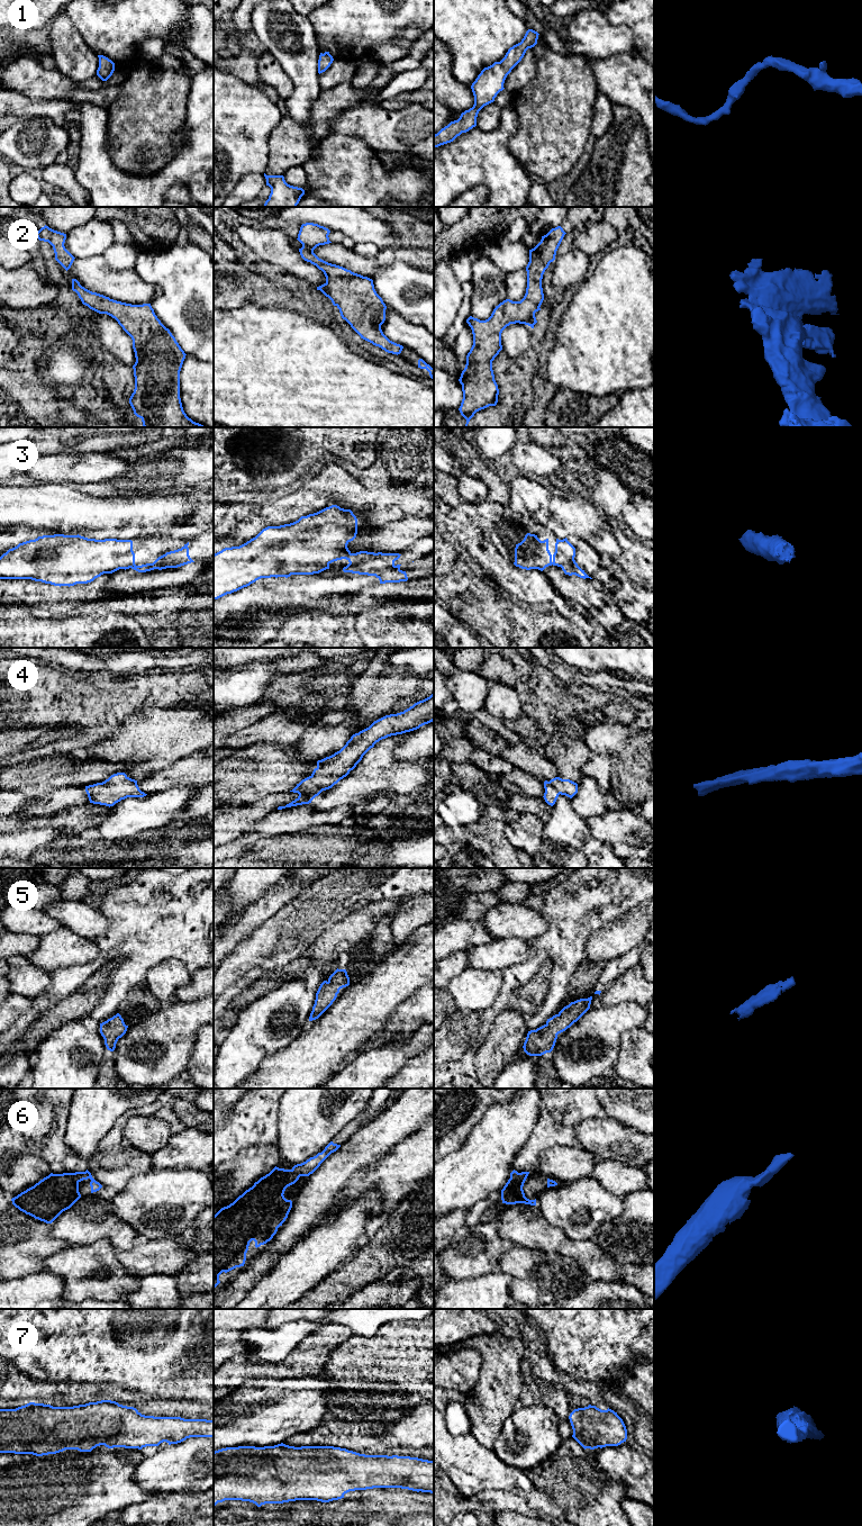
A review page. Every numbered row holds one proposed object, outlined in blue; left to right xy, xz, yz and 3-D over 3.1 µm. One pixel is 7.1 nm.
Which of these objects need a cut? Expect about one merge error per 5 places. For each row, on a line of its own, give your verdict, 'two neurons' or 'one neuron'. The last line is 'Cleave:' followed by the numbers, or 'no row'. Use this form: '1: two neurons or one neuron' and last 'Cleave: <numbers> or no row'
1: one neuron
2: one neuron
3: two neurons
4: one neuron
5: one neuron
6: one neuron
7: one neuron
Cleave: 3

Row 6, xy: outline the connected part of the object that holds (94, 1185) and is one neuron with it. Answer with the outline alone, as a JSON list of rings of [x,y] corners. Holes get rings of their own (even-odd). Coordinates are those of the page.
[[[88,1170],[75,1173],[51,1173],[34,1186],[12,1198],[11,1201],[16,1208],[26,1215],[46,1223],[52,1223],[81,1198],[79,1183],[88,1179],[91,1180],[91,1193],[102,1188]]]

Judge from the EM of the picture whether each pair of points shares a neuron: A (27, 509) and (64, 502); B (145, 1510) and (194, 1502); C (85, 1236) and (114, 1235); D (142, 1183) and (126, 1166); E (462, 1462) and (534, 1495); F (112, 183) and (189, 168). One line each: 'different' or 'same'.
A: same
B: same
C: same
D: different
E: same
F: same

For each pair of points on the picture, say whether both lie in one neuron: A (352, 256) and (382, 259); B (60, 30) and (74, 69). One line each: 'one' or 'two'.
A: one
B: one

